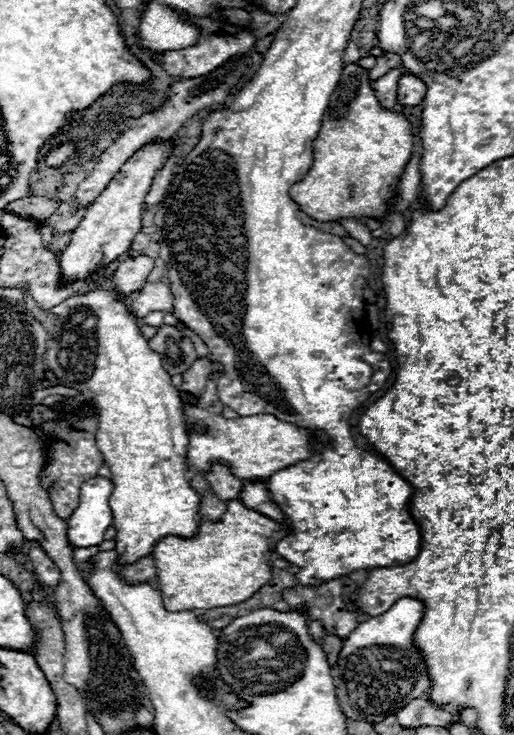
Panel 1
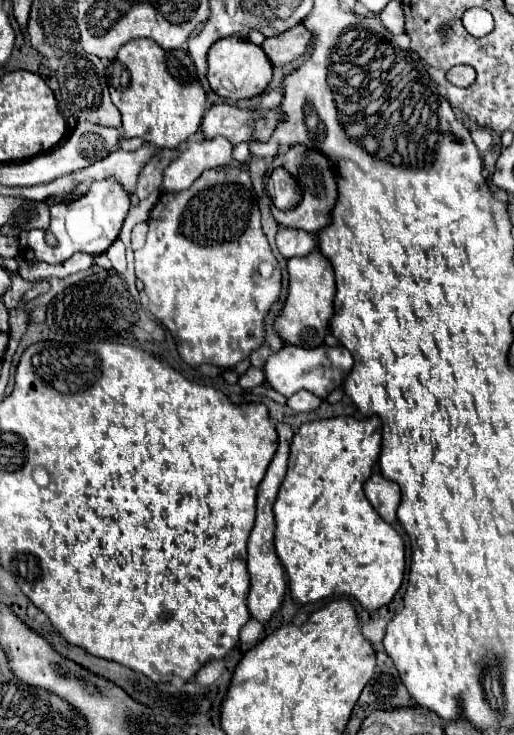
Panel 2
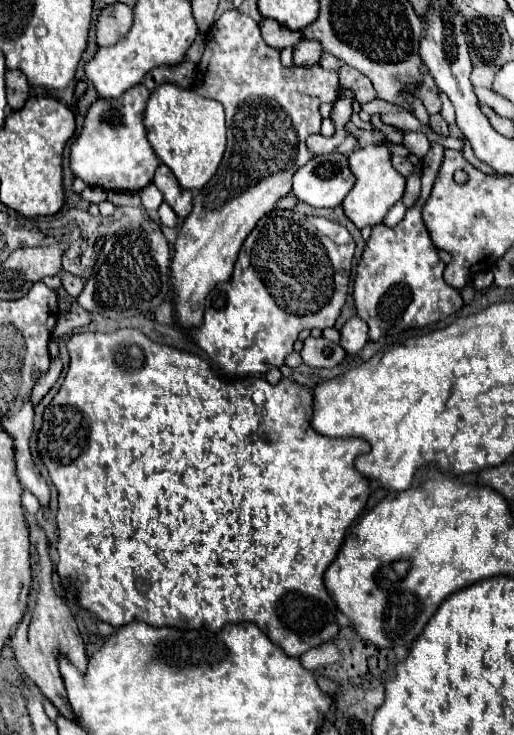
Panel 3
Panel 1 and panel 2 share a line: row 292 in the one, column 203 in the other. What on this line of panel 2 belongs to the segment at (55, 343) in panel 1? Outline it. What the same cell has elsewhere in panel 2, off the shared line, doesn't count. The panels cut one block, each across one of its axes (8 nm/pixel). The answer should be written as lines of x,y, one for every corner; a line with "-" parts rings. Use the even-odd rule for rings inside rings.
132,40
106,64
106,78
112,102
122,114
124,138
138,136
158,148
178,148
200,130
206,90
186,50
160,50
152,40

